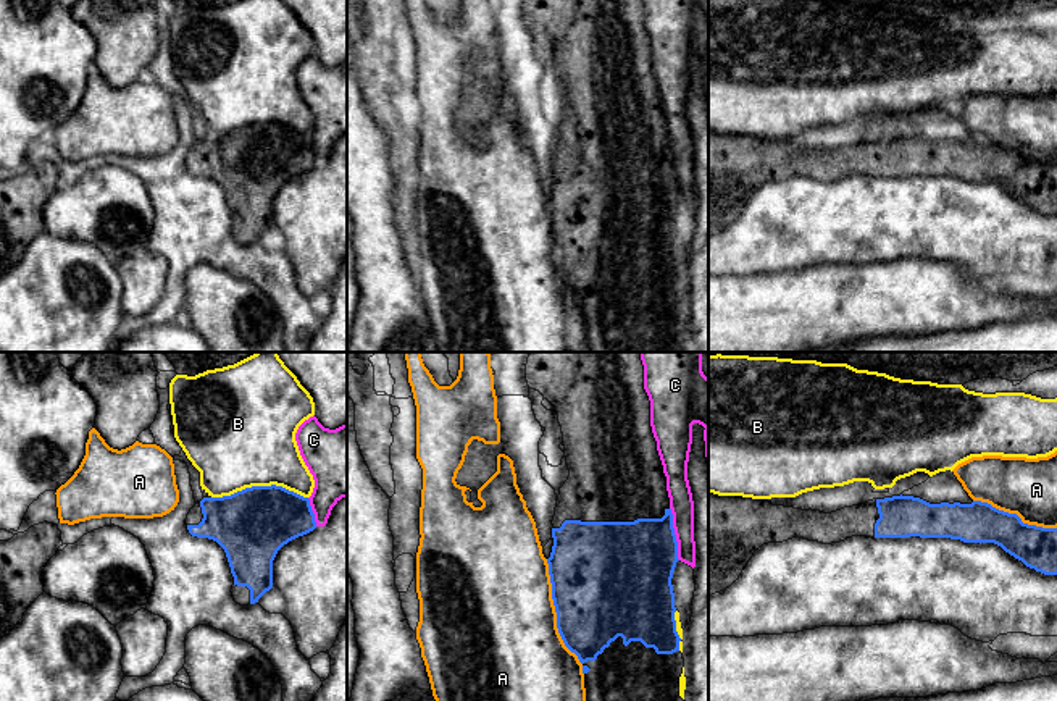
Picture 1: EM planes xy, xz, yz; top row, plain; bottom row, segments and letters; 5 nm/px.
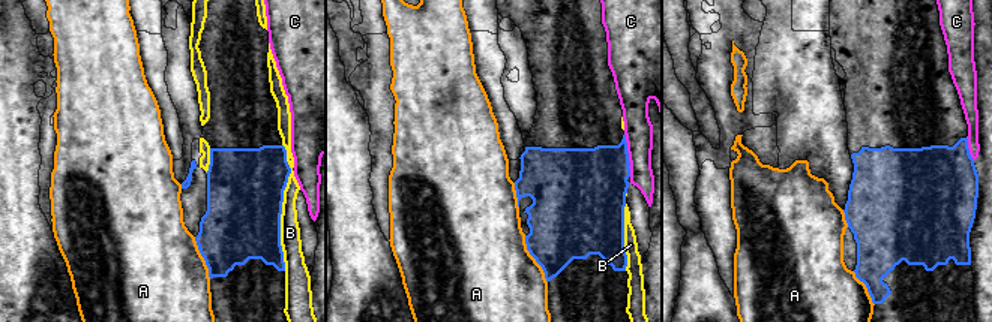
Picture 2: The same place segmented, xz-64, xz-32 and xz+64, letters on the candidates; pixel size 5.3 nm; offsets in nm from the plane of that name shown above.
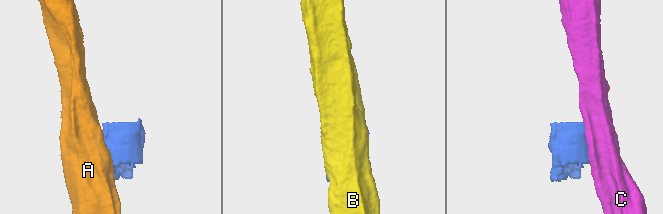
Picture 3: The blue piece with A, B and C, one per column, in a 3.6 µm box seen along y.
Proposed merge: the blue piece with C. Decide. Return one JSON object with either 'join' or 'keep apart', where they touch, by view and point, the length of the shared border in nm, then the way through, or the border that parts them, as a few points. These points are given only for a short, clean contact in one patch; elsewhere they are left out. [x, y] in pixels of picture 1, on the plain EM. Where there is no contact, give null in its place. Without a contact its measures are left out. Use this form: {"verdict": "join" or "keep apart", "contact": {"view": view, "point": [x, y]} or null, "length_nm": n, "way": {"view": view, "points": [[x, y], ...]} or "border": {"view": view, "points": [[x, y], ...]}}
{"verdict": "keep apart", "contact": {"view": "xz", "point": [673, 172]}, "length_nm": 260, "border": {"view": "xz", "points": [[670, 146], [676, 194], [680, 197]]}}

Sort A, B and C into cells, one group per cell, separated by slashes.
A / B / C

